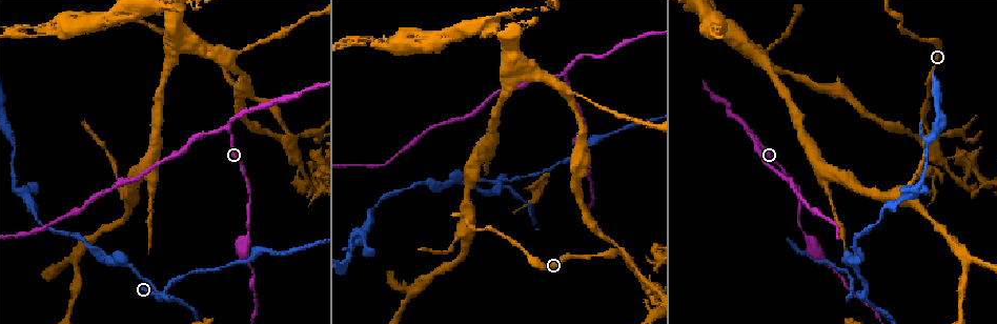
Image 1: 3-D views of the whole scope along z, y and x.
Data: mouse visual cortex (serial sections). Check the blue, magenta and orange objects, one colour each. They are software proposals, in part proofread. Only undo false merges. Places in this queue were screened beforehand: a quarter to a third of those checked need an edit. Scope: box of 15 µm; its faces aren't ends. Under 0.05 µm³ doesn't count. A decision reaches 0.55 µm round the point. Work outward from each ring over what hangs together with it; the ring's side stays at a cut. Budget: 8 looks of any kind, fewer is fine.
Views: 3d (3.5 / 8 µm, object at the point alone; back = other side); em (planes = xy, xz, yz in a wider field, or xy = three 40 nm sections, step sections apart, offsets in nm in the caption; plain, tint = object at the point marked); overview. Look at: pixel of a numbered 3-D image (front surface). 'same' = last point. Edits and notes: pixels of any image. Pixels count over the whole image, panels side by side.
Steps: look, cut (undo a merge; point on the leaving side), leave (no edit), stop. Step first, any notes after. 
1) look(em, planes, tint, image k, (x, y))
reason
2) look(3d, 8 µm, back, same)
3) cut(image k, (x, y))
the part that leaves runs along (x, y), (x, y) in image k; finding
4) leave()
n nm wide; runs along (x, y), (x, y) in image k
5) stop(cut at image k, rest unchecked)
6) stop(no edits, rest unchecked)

look(3d, 3.5 µm, image 1, (228, 128))
three-way junction

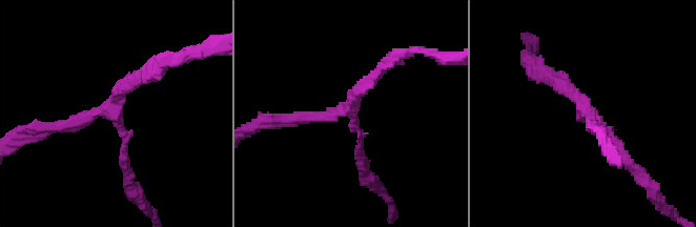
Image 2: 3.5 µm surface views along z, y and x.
look(em, planes, tint, image 2, (110, 109))
3 arms; arms of 150, 200, 200 nm

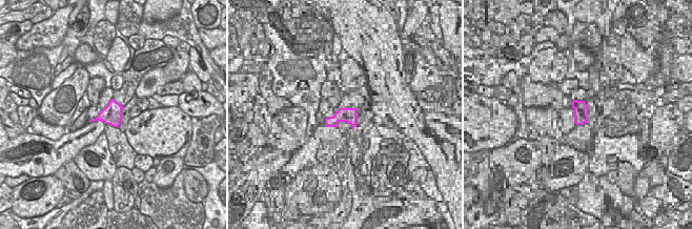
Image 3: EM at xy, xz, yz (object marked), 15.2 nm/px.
leave()
320 nm wide; runs along (361, 152), (345, 109), (281, 120) in image 2; all the same cell

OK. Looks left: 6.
look(3d, 3.5 µm, image 1, (459, 177))
abrupt turn

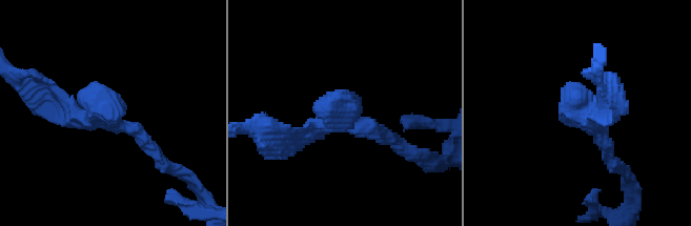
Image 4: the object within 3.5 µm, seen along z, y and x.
look(em, xy, step 3, plain, image 4, (344, 114))
arms of 200, 200 nm

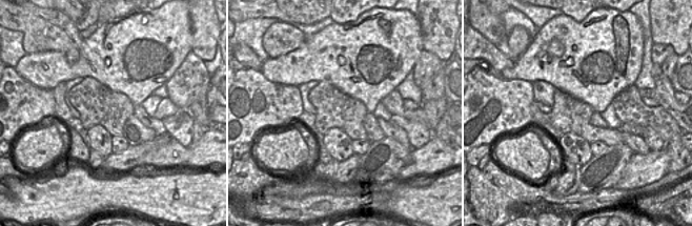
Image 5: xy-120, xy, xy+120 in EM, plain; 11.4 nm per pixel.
look(em, xy, step 3, tint, same)

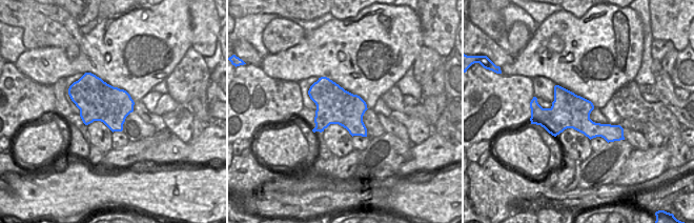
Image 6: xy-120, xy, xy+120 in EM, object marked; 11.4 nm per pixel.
cut(image 4, (86, 100))
the part that leaves runs along (211, 205), (183, 172), (166, 166) in image 4; a second cell is stuck on

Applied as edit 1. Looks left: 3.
look(3d, 3.5 µm, image 1, (174, 283))

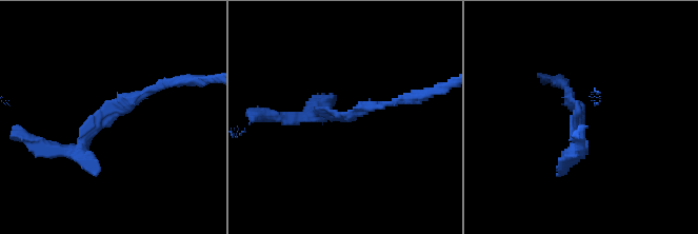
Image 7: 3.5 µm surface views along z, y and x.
look(em, xy, step 1, tint, image 7, (581, 117))
arms of 100, 200 nm; need the tissue

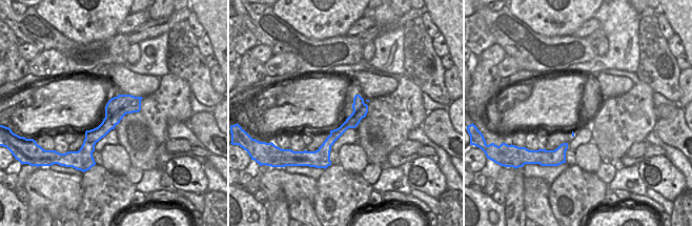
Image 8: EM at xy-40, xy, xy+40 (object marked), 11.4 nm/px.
leave()
170 nm wide; runs along (138, 99), (89, 142), (89, 155) in image 8; one cell here

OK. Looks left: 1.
stop(cut at image 4, rest unchecked)

